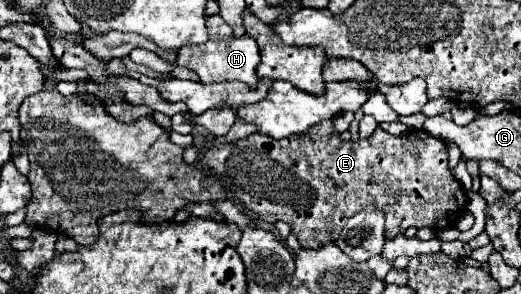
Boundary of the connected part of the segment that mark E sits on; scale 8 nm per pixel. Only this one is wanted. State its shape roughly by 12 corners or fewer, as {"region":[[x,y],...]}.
{"region":[[354,113],[199,158],[301,248],[375,206],[385,240],[455,226],[467,192],[425,130],[345,142]]}

